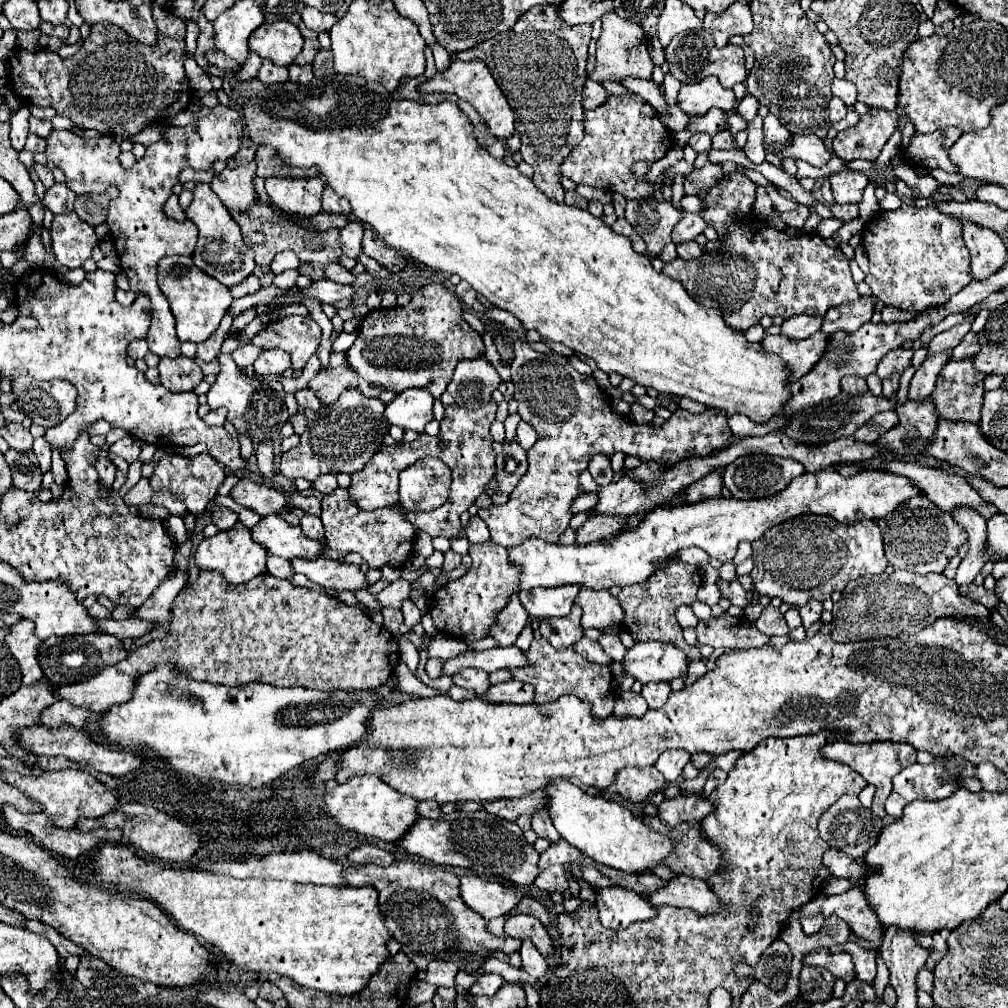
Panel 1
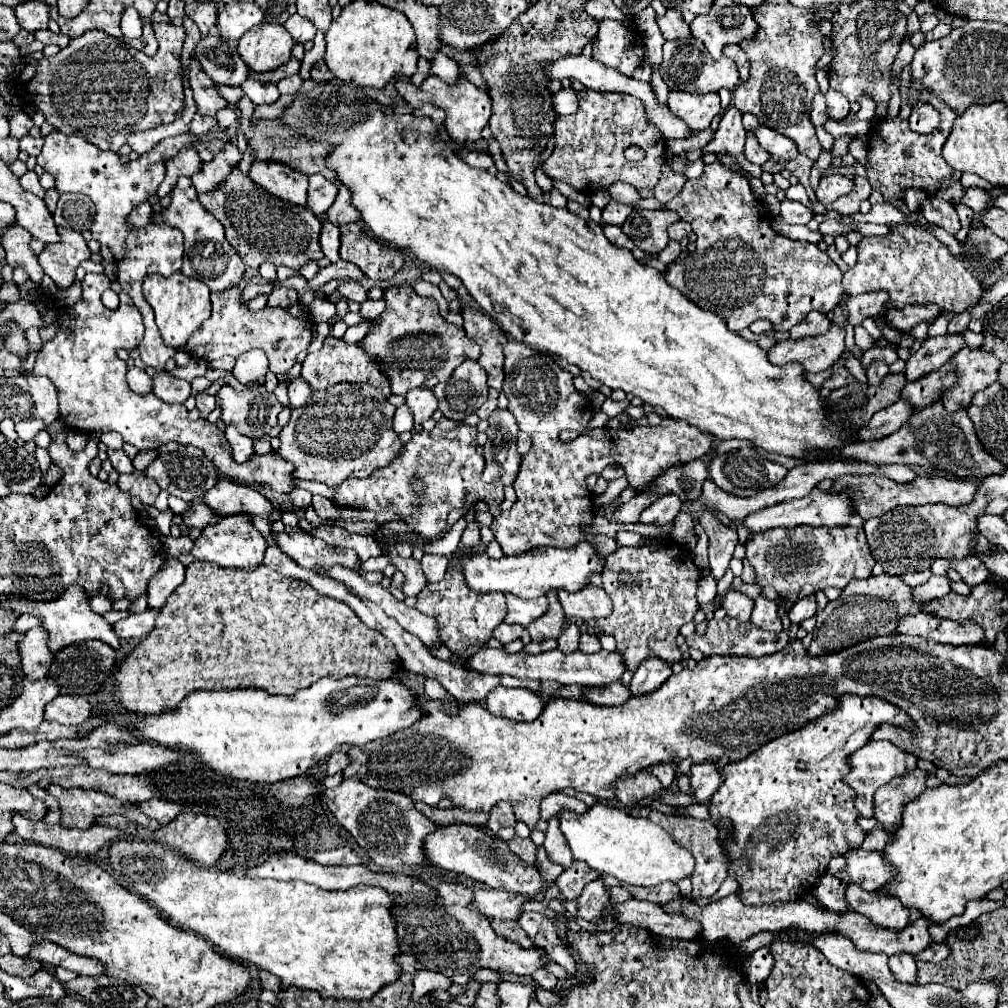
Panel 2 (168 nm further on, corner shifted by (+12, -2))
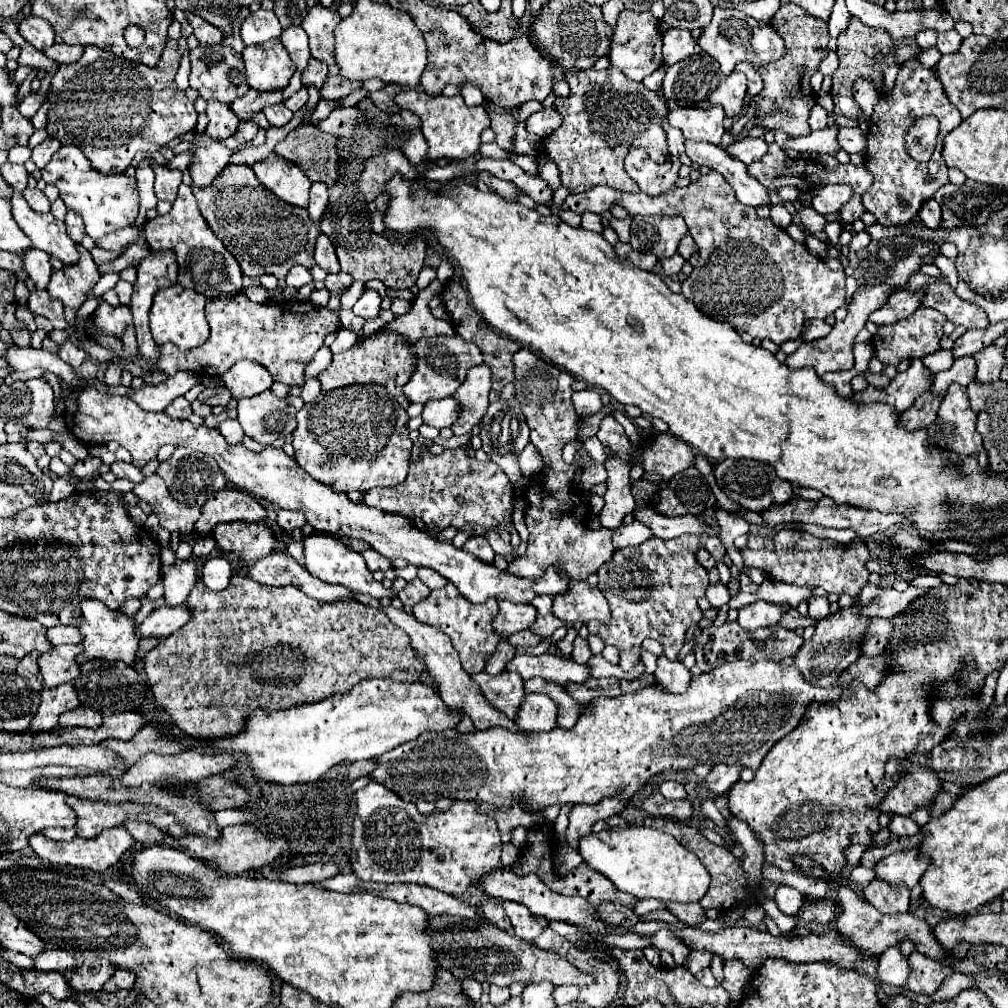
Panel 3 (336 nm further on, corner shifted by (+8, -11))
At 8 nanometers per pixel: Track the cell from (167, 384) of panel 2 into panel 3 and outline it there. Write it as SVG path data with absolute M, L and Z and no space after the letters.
M178 397L166 407L164 413L168 417L172 417L172 419L188 419L192 415L192 407L190 407L190 403L184 397Z

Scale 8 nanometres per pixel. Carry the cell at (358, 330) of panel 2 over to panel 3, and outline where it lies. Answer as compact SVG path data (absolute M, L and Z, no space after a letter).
M434 279L426 289L422 289L416 297L416 303L412 303L410 311L402 317L396 317L392 323L386 325L388 331L400 333L406 337L410 343L416 343L424 337L434 337L434 335L454 335L454 325L446 319L436 319L430 313L428 301L442 291L442 283Z

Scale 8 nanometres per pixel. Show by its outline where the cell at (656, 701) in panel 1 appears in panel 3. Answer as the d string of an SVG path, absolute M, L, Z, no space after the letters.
M664 655L658 657L658 667L654 675L658 679L658 689L670 691L670 693L686 691L692 679L692 673L680 661L670 661Z

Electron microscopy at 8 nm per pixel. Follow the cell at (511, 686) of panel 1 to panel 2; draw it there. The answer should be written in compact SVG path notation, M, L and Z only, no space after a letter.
M494 688L486 698L486 708L496 716L506 716L518 722L528 722L540 716L546 702L536 698L528 688Z

